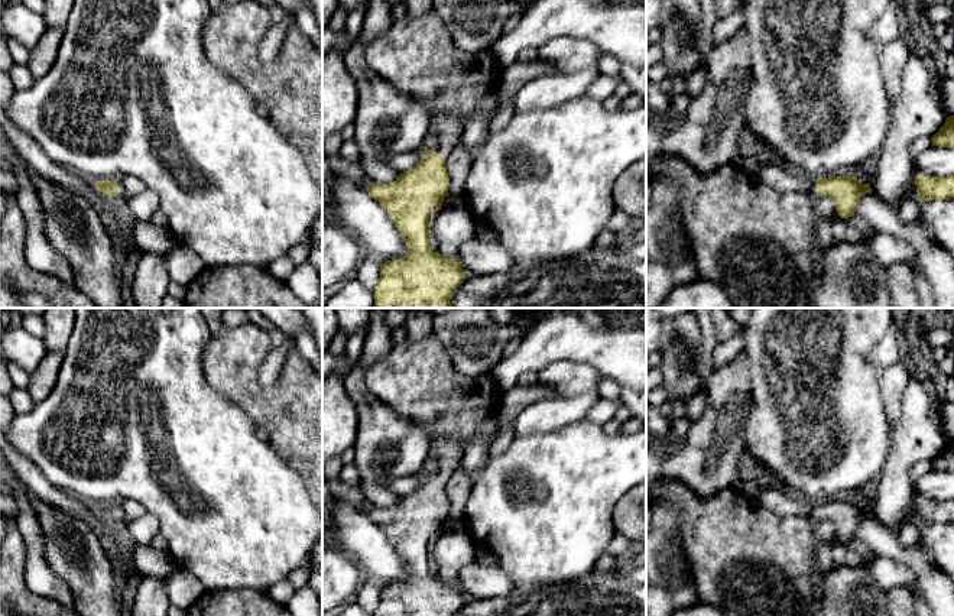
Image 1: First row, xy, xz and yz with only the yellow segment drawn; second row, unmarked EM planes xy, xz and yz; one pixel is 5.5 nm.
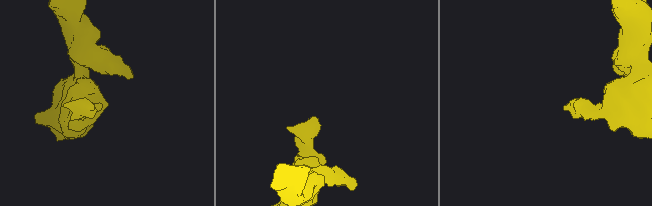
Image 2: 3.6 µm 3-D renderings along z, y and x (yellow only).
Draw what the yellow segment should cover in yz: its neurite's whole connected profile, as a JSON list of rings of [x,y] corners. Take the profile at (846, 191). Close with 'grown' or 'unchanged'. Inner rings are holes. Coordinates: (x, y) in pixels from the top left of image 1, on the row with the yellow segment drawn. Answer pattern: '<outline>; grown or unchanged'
[[[835,176],[817,179],[817,195],[828,195],[834,201],[837,214],[841,218],[853,217],[859,201],[870,192],[872,188],[854,176]]]; unchanged

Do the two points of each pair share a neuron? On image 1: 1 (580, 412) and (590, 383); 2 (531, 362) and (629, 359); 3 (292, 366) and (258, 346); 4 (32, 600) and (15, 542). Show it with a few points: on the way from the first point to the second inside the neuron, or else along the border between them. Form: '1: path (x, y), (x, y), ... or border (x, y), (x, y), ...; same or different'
1: border (597, 392), (560, 396); different
2: path (555, 349), (604, 349); same
3: path (278, 386), (260, 389), (252, 381), (252, 366); same
4: path (18, 587), (15, 584), (15, 557); same

